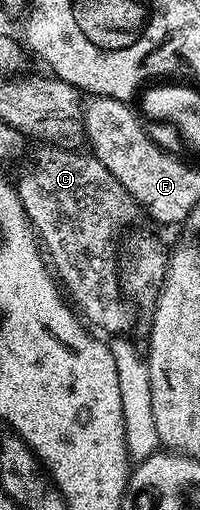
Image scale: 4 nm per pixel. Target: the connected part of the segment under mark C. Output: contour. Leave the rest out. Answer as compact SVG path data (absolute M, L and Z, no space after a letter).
M39 145L32 153L31 160L24 165L19 179L17 178L17 190L27 219L35 228L42 250L74 310L96 332L107 331L108 336L126 336L129 332L127 330L135 323L137 311L131 300L123 294L123 284L120 282L119 238L122 237L123 230L130 223L137 222L139 215L141 216L139 204L115 180L113 173L109 173L109 169L105 169L105 165L97 161L95 155L83 149L69 147Z

